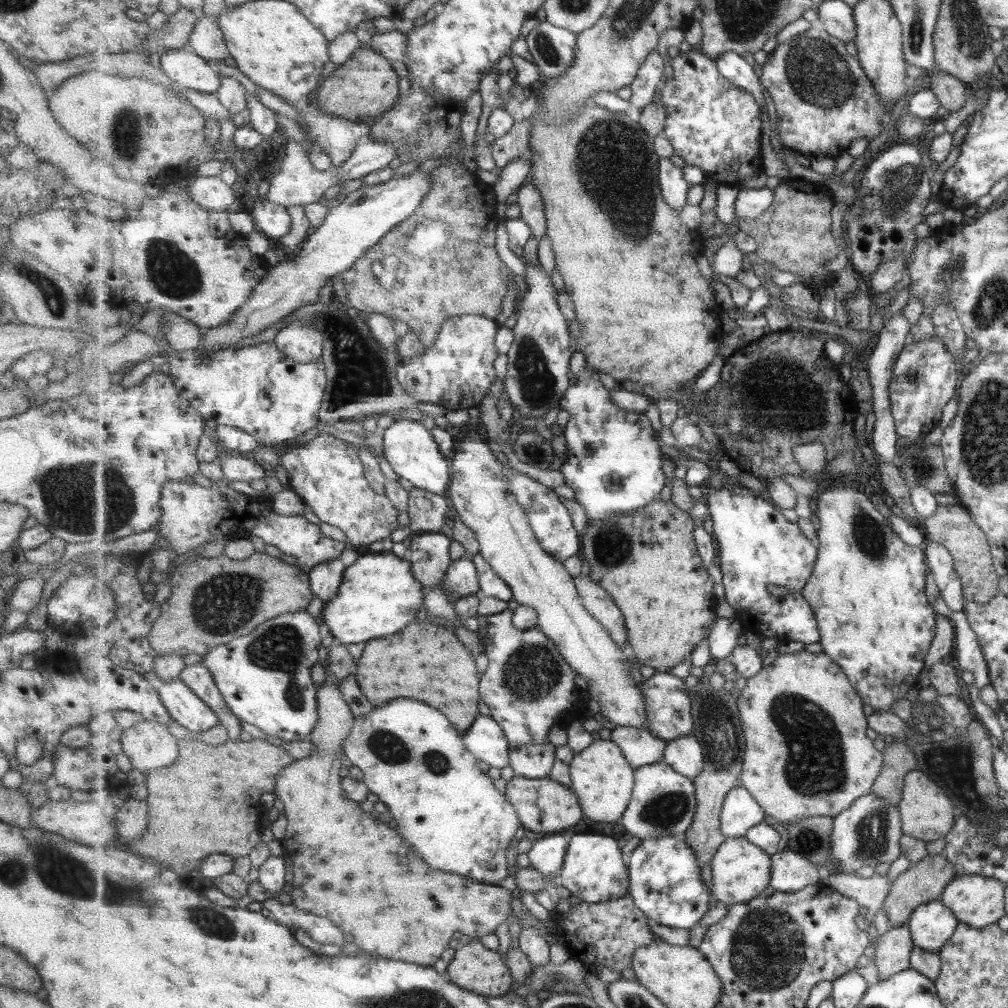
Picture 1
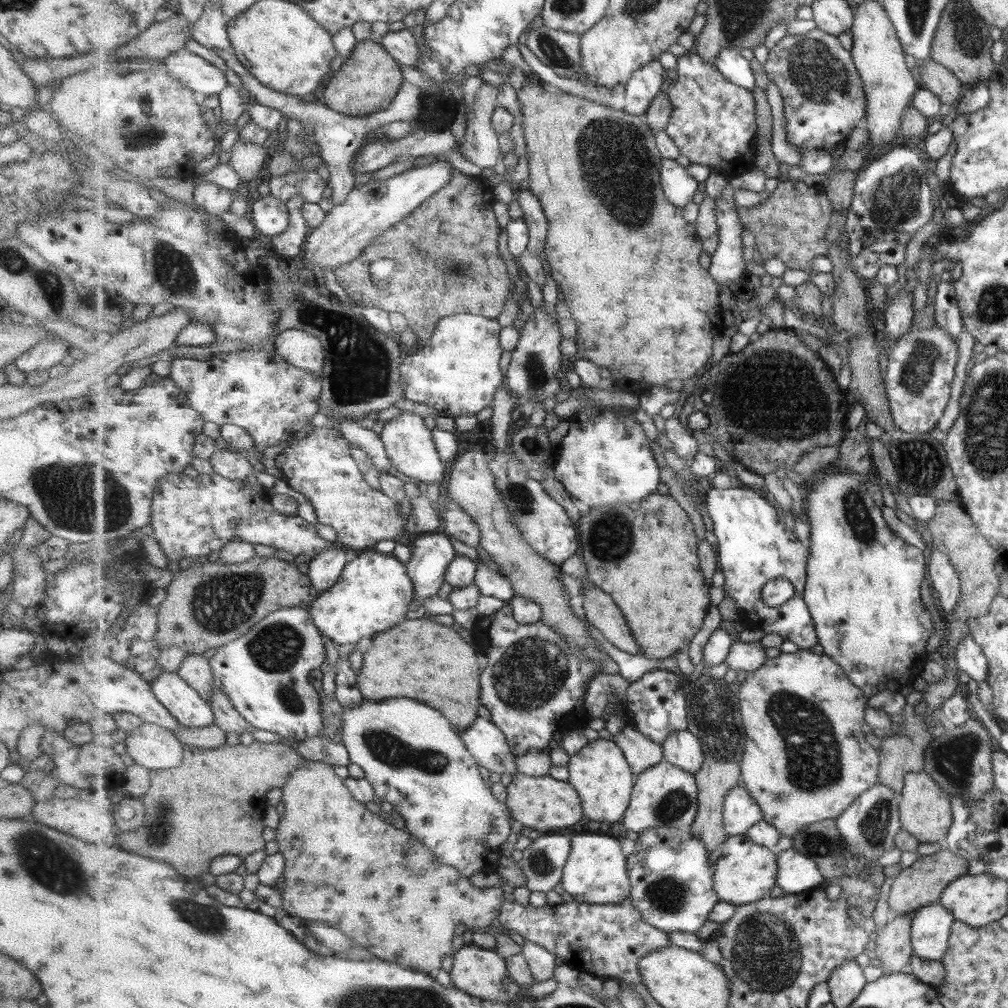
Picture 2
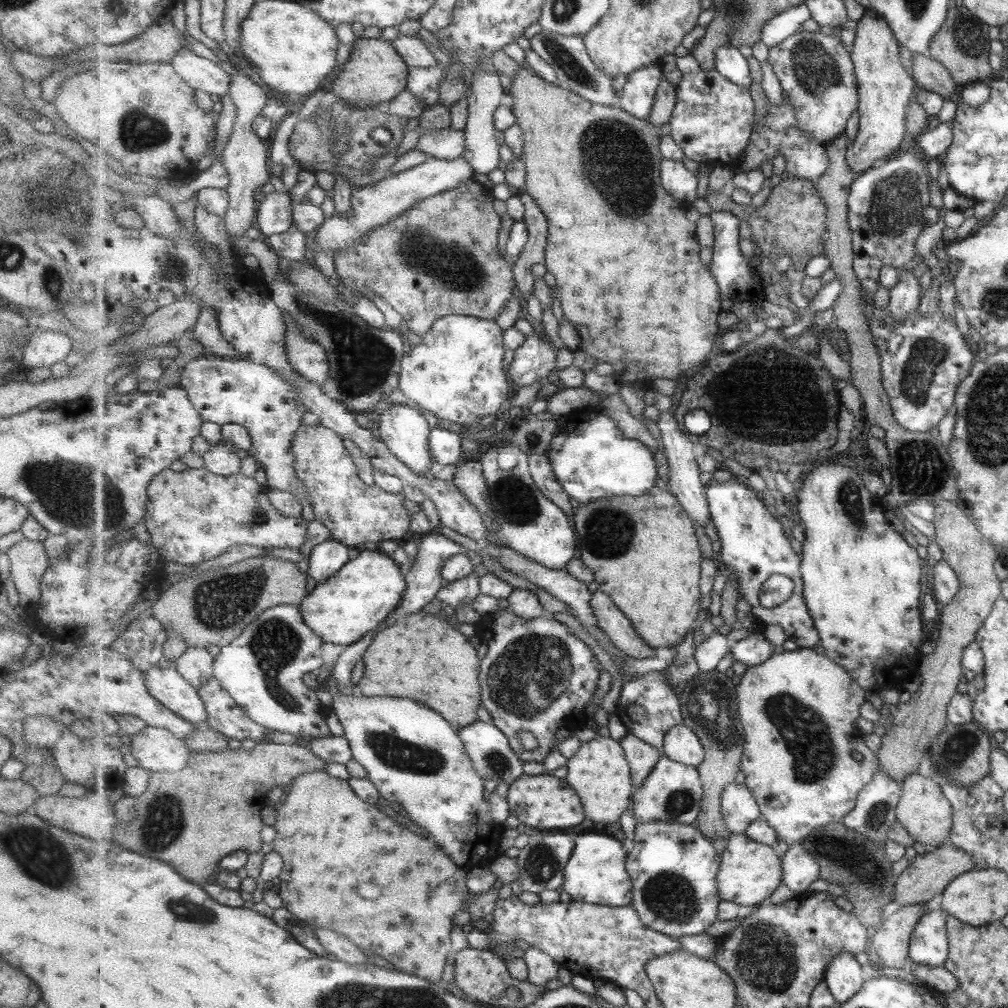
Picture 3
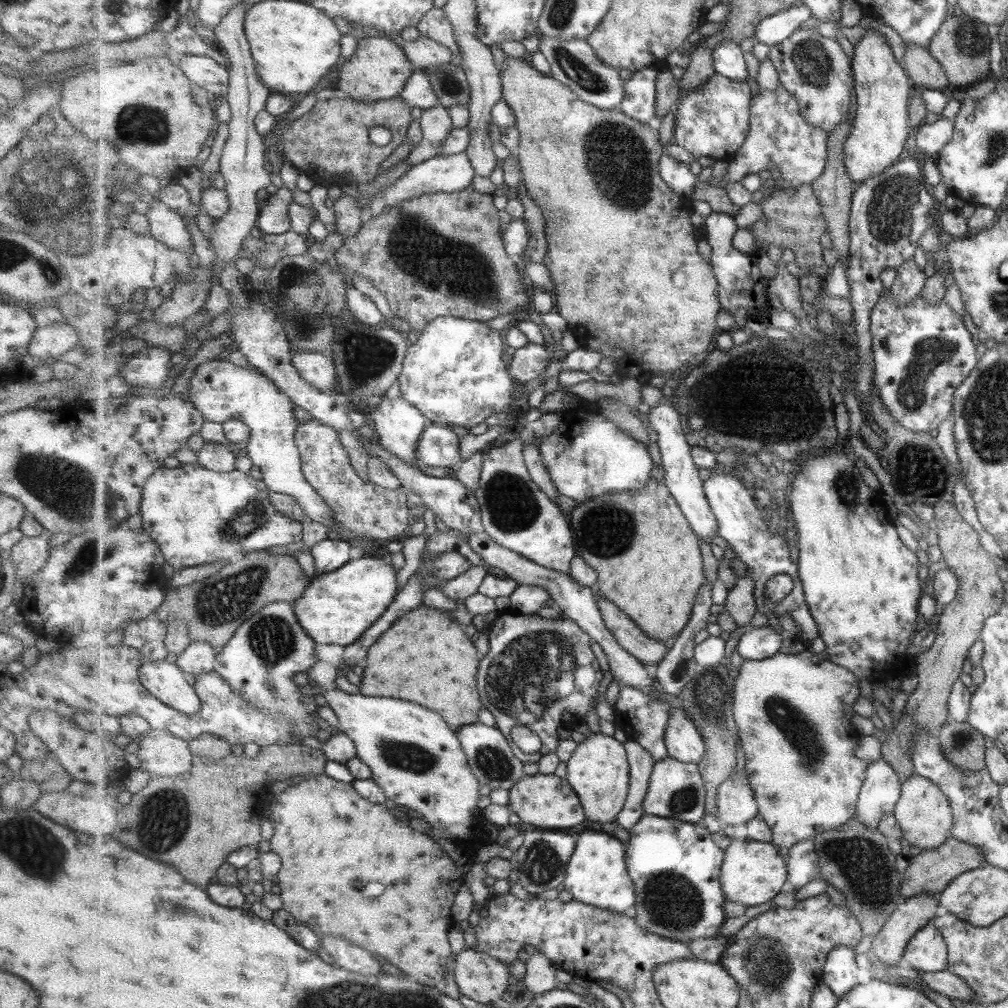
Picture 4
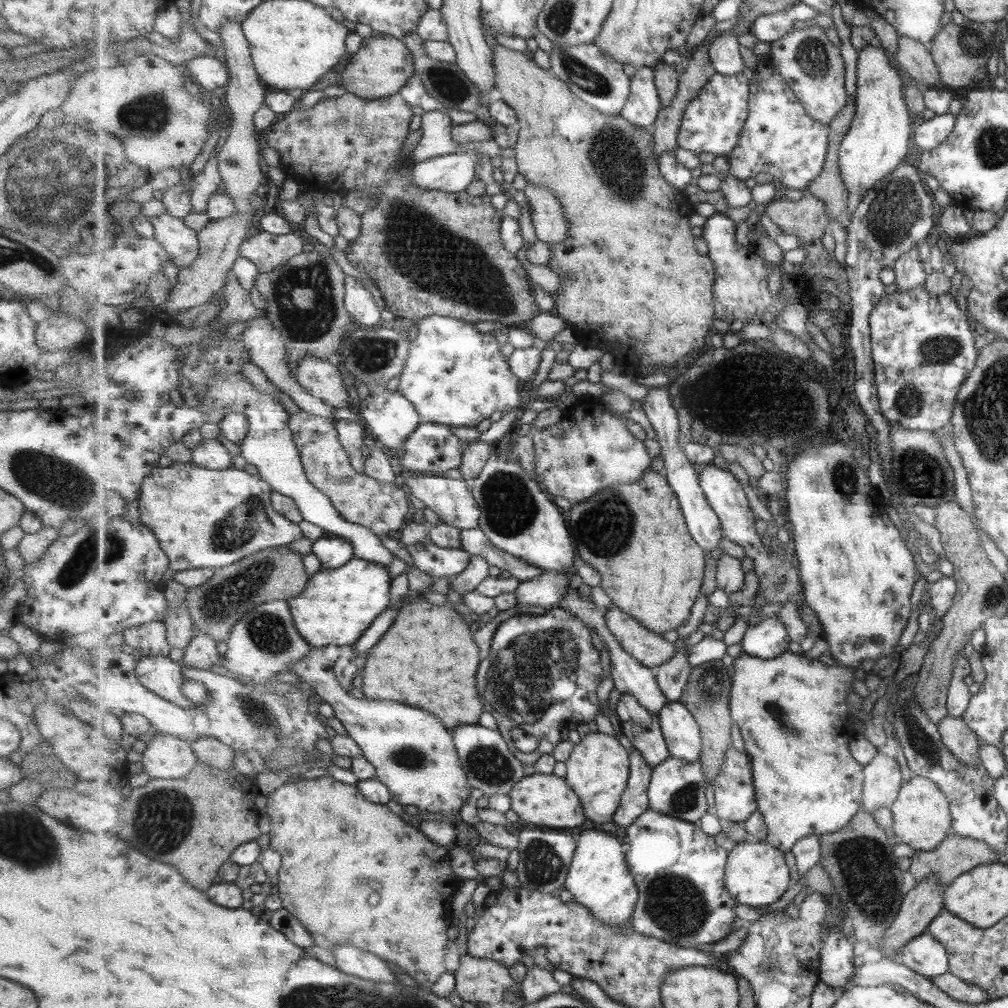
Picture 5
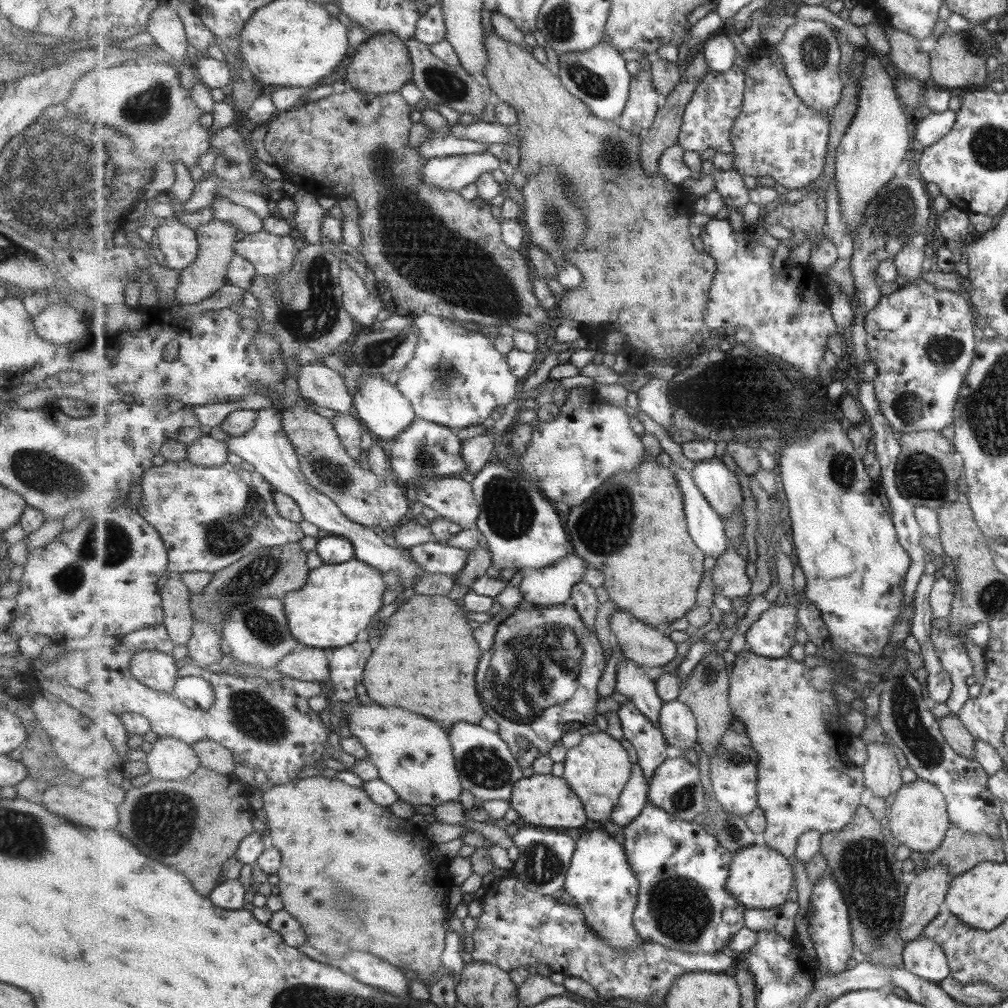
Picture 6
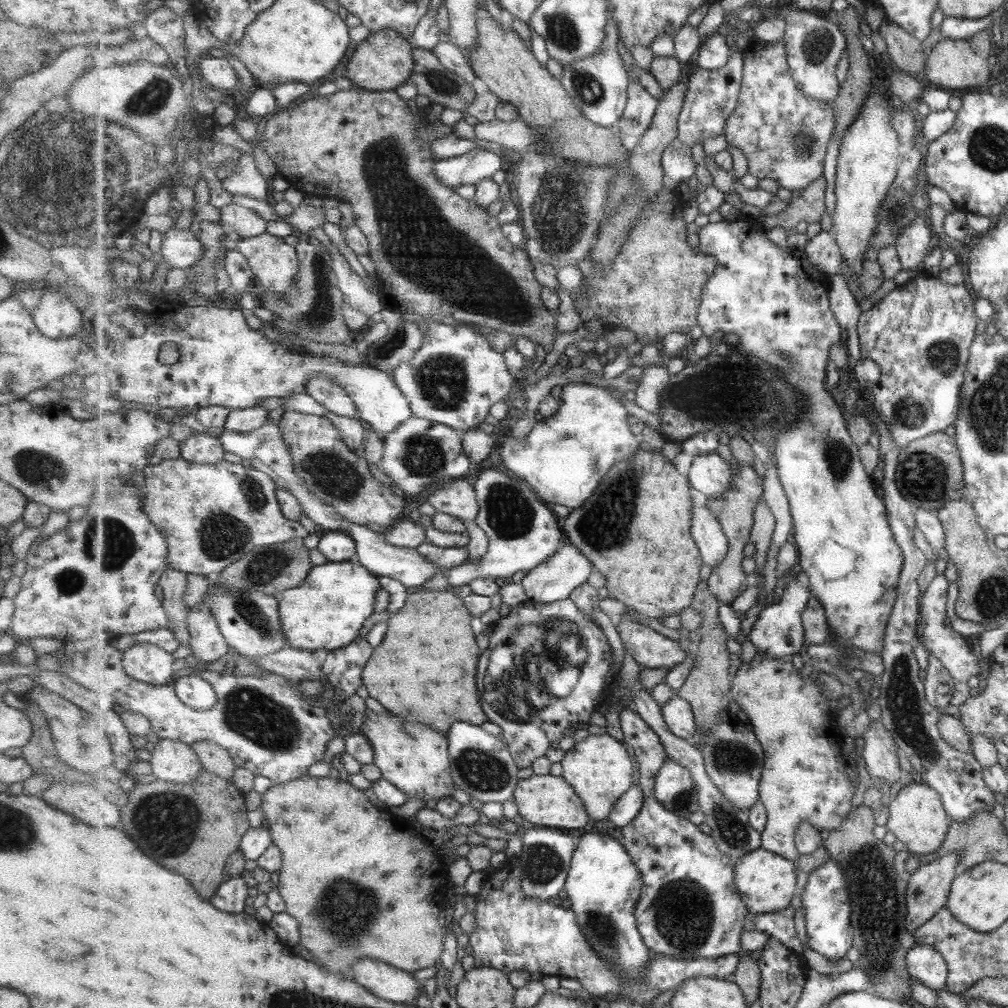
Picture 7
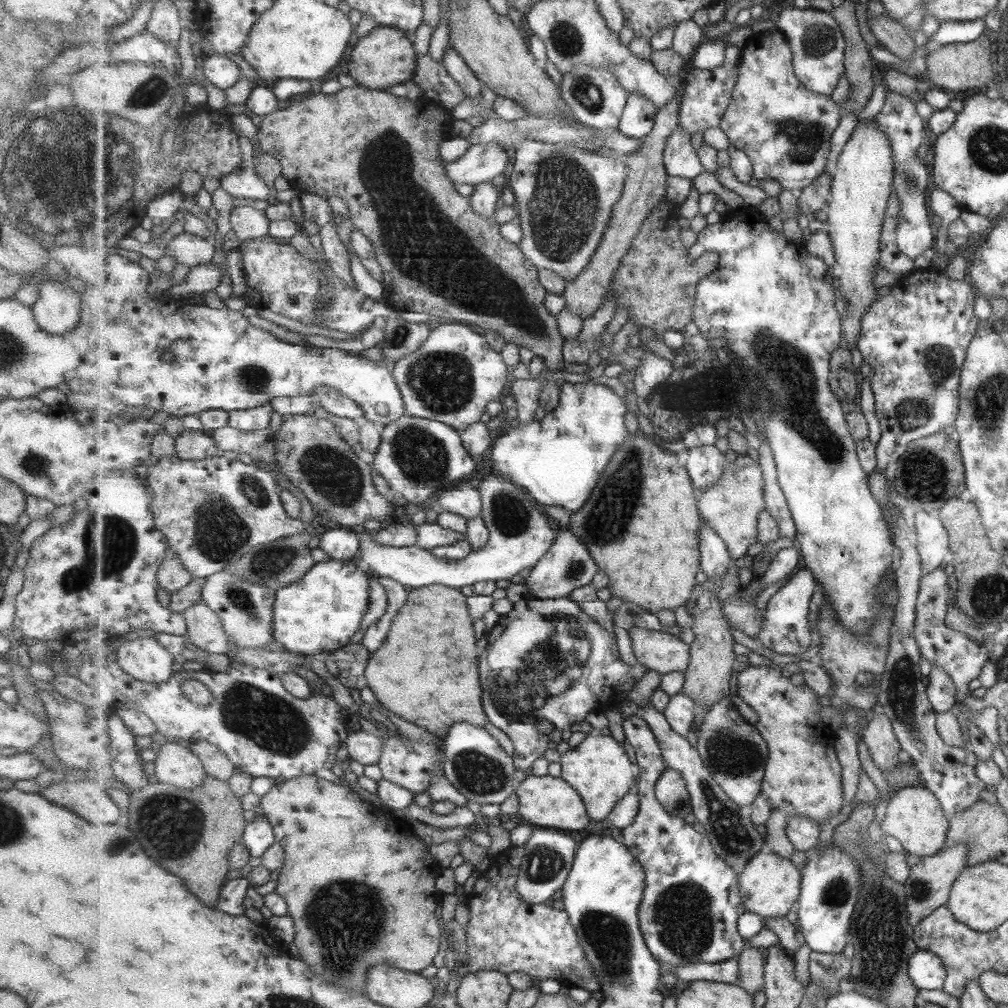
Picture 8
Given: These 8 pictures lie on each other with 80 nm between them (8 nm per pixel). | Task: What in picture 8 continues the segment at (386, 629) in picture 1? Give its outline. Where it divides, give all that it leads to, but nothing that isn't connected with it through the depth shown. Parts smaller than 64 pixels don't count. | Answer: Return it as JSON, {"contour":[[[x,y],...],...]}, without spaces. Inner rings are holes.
{"contour":[[[330,559],[315,564],[308,574],[297,584],[284,587],[276,592],[274,635],[277,642],[287,647],[289,652],[310,657],[321,651],[349,649],[351,638],[358,636],[360,626],[370,607],[371,580],[363,568]]]}

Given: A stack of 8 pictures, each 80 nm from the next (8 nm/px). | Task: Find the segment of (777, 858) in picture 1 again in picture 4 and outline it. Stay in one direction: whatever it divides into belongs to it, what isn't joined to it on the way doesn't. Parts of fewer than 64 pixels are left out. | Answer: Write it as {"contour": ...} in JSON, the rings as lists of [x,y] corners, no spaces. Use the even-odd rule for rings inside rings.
{"contour":[[[814,839],[798,842],[789,849],[788,881],[795,890],[821,877],[818,864],[819,855],[815,850]]]}

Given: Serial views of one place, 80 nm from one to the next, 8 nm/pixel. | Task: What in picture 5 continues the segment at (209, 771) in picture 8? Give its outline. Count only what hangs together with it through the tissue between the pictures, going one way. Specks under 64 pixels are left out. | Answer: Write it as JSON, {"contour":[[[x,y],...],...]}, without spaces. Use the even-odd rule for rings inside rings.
{"contour":[[[201,737],[192,742],[194,753],[199,762],[207,763],[215,768],[226,769],[233,765],[236,750],[215,737]]]}

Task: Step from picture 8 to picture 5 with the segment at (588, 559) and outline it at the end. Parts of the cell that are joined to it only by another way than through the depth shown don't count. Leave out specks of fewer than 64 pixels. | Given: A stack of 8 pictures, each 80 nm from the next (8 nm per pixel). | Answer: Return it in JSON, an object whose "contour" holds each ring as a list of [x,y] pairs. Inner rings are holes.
{"contour":[[[547,570],[541,577],[521,583],[515,593],[517,603],[541,606],[545,609],[557,606],[567,594],[569,572],[571,570],[565,570],[565,573]]]}

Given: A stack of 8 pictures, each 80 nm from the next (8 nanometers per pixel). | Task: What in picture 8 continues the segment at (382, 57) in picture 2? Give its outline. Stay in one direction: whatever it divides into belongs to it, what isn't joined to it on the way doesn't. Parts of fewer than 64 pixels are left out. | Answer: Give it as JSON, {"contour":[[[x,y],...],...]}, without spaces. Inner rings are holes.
{"contour":[[[377,26],[356,44],[350,62],[349,75],[357,85],[386,91],[393,86],[413,81],[418,66],[418,52],[405,32],[395,26]]]}

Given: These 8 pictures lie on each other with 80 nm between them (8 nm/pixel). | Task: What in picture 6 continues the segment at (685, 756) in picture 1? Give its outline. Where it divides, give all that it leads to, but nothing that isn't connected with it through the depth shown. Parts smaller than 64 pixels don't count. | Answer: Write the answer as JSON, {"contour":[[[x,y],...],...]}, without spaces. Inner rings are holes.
{"contour":[[[679,699],[662,706],[660,727],[673,752],[698,749],[698,722],[689,706]]]}

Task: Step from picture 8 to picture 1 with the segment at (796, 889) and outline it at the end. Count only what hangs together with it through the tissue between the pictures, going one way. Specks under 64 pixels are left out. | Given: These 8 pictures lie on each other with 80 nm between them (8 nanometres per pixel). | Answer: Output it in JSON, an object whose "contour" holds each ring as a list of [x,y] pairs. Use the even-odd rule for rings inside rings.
{"contour":[[[746,836],[728,838],[717,851],[711,862],[713,898],[725,905],[752,901],[762,894],[772,879],[772,856]]]}

